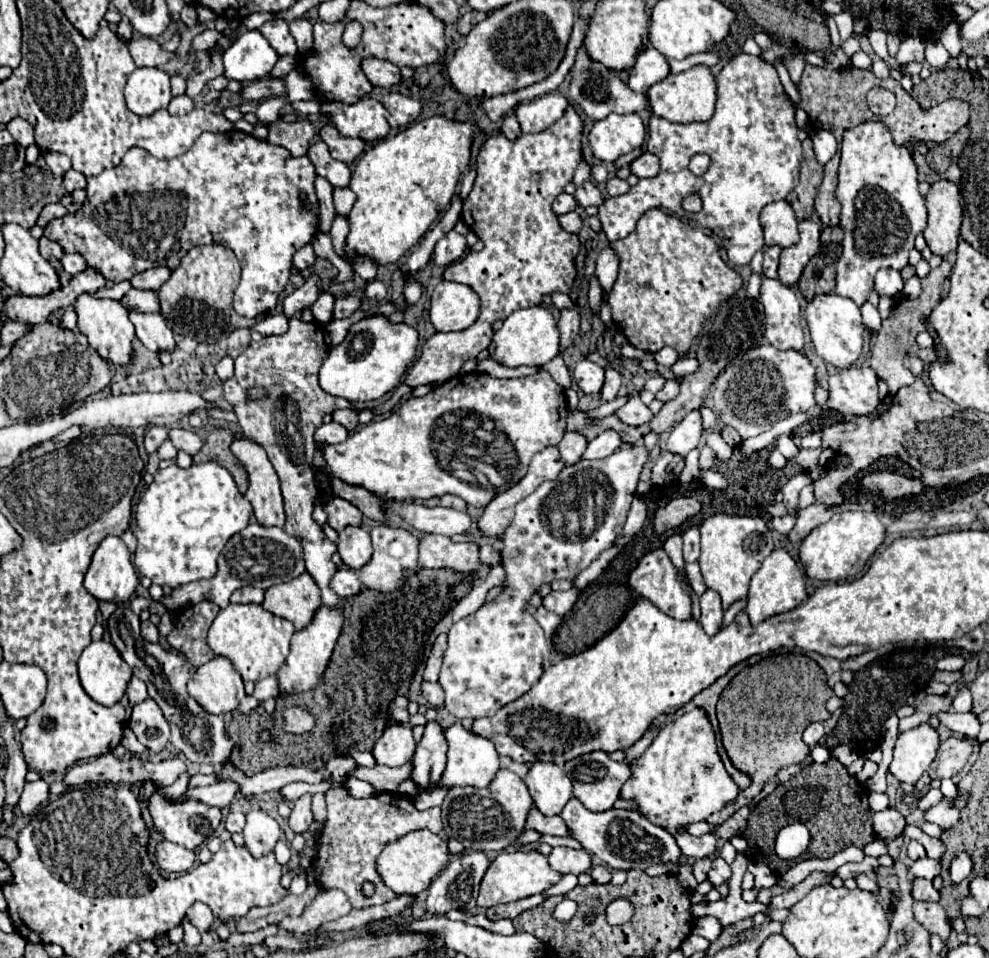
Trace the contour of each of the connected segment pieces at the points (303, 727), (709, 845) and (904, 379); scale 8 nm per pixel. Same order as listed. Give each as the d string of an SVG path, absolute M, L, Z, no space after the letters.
M299 707L287 708L283 712L283 729L292 734L309 732L315 726L314 716Z
M680 834L676 836L676 842L680 844L682 852L690 858L706 858L712 856L718 848L718 838L712 834L706 836L692 836L692 834Z
M946 260L930 270L930 274L926 278L922 278L922 288L924 292L916 298L916 300L910 300L910 302L898 302L892 310L892 316L888 320L882 322L882 328L880 332L876 334L874 342L872 342L872 348L870 348L870 366L874 368L874 372L878 374L880 380L884 380L888 384L888 390L890 394L896 394L902 386L908 386L912 384L914 376L912 372L908 372L904 368L904 358L908 356L908 350L910 346L916 342L916 334L926 330L924 322L922 322L922 316L928 316L932 312L932 308L940 302L940 294L942 294L942 286L944 286L944 280L952 274L952 264L948 264Z

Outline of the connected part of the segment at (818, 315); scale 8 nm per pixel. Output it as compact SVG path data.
M816 294L804 308L804 318L808 322L812 344L820 358L836 368L850 368L862 352L864 344L864 324L858 306L838 294Z

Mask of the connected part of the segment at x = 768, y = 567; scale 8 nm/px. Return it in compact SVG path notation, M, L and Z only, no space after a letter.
M778 548L762 562L760 570L750 580L746 614L750 618L750 624L756 626L774 614L782 614L782 612L796 608L806 598L808 594L806 594L806 580L804 580L802 570L798 568L798 564L792 560L792 556L784 548Z

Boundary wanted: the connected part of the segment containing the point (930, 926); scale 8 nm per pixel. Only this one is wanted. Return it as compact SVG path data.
M914 902L914 918L930 932L942 940L950 934L950 920L938 902Z

